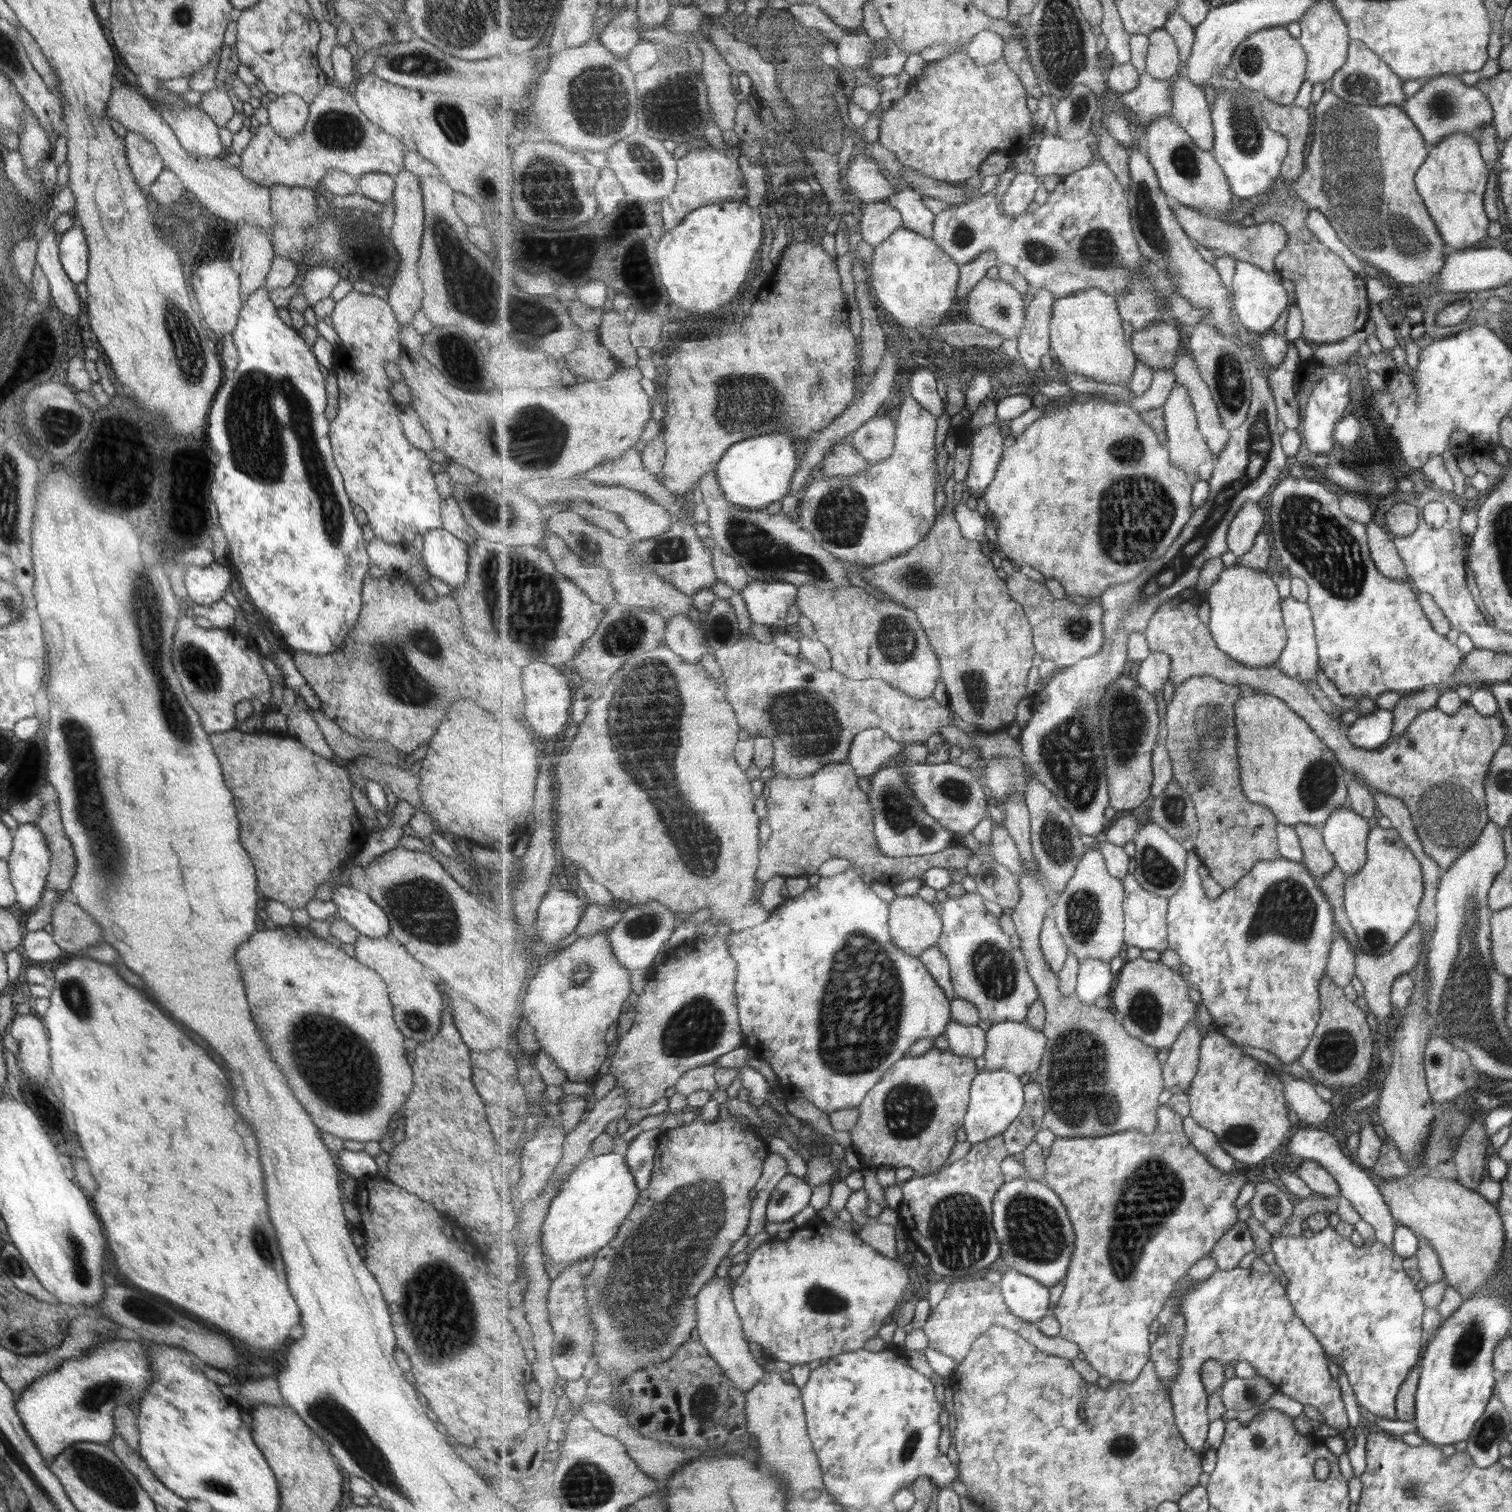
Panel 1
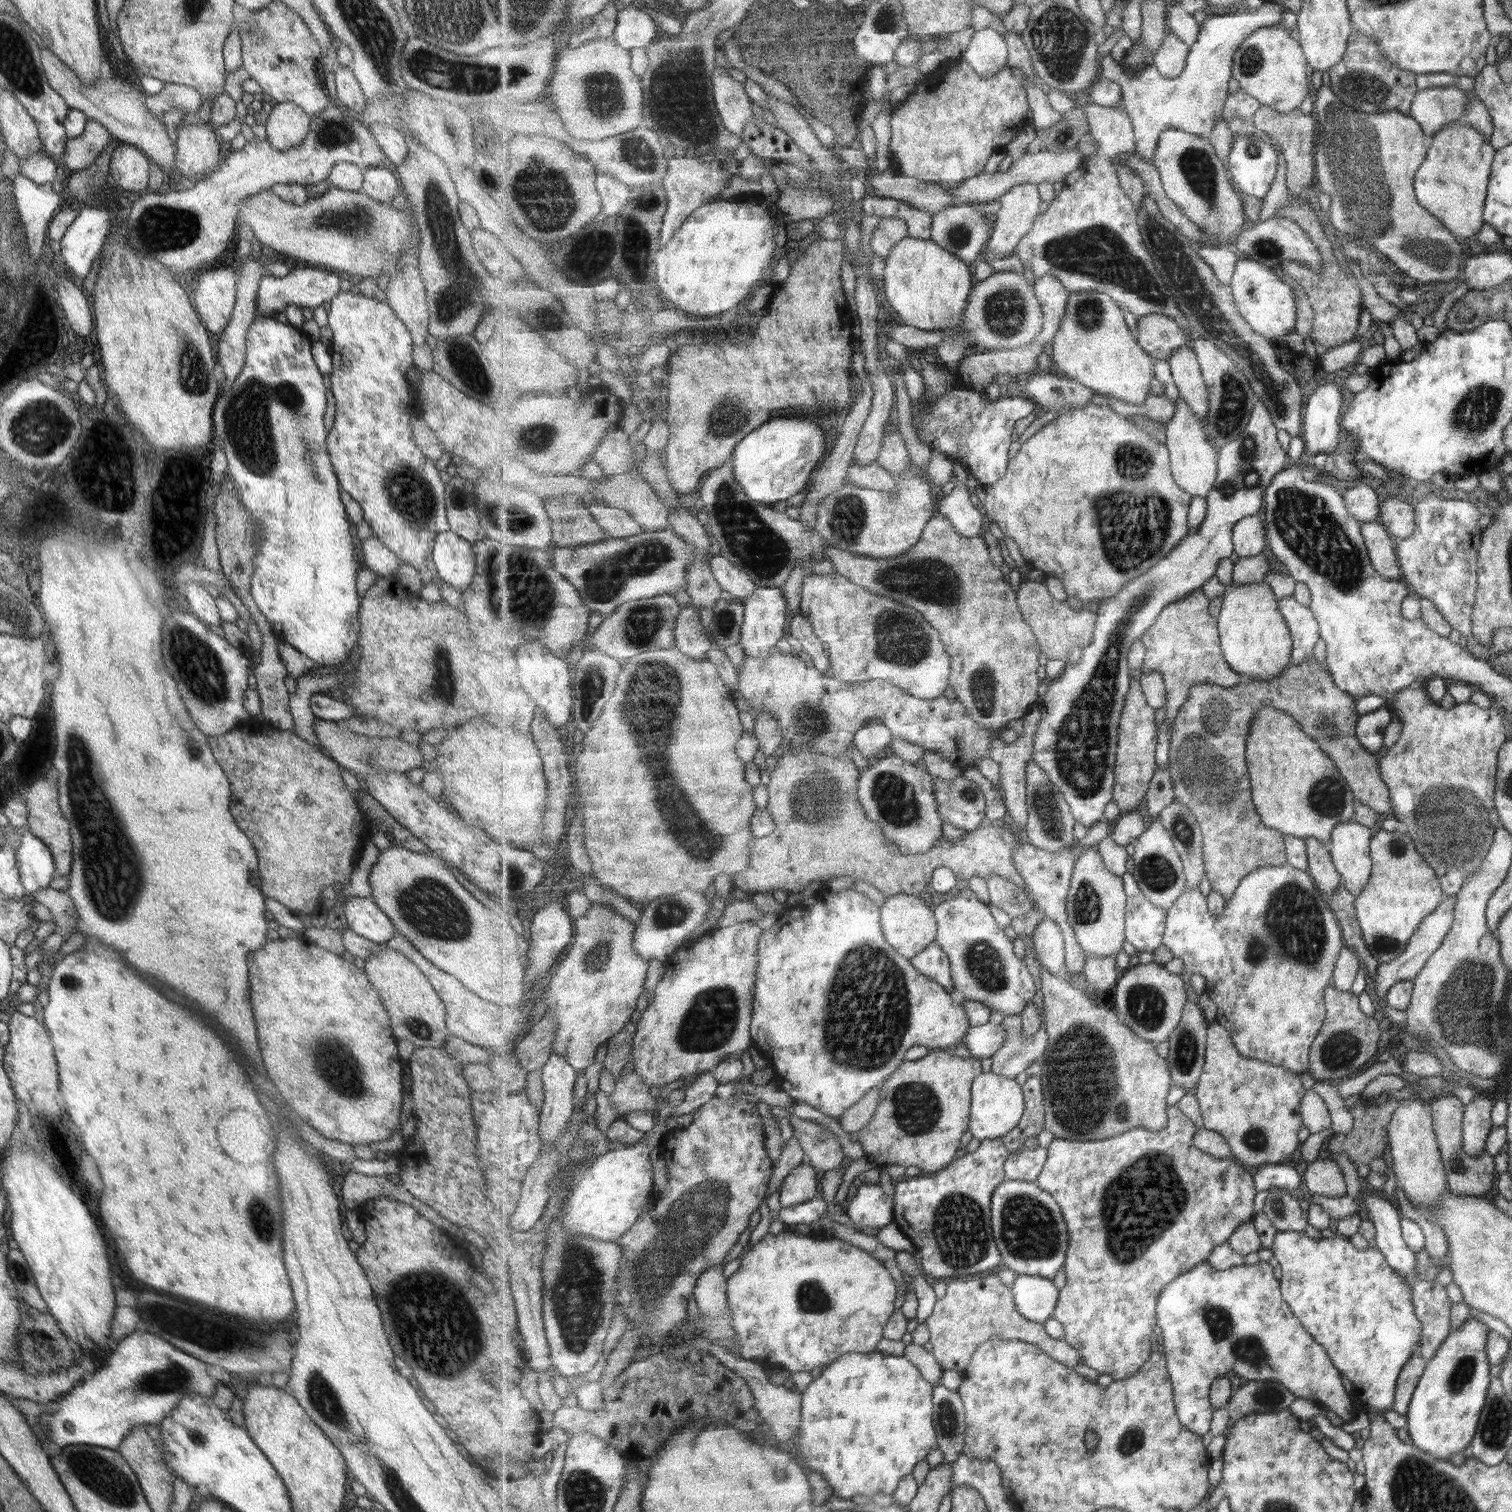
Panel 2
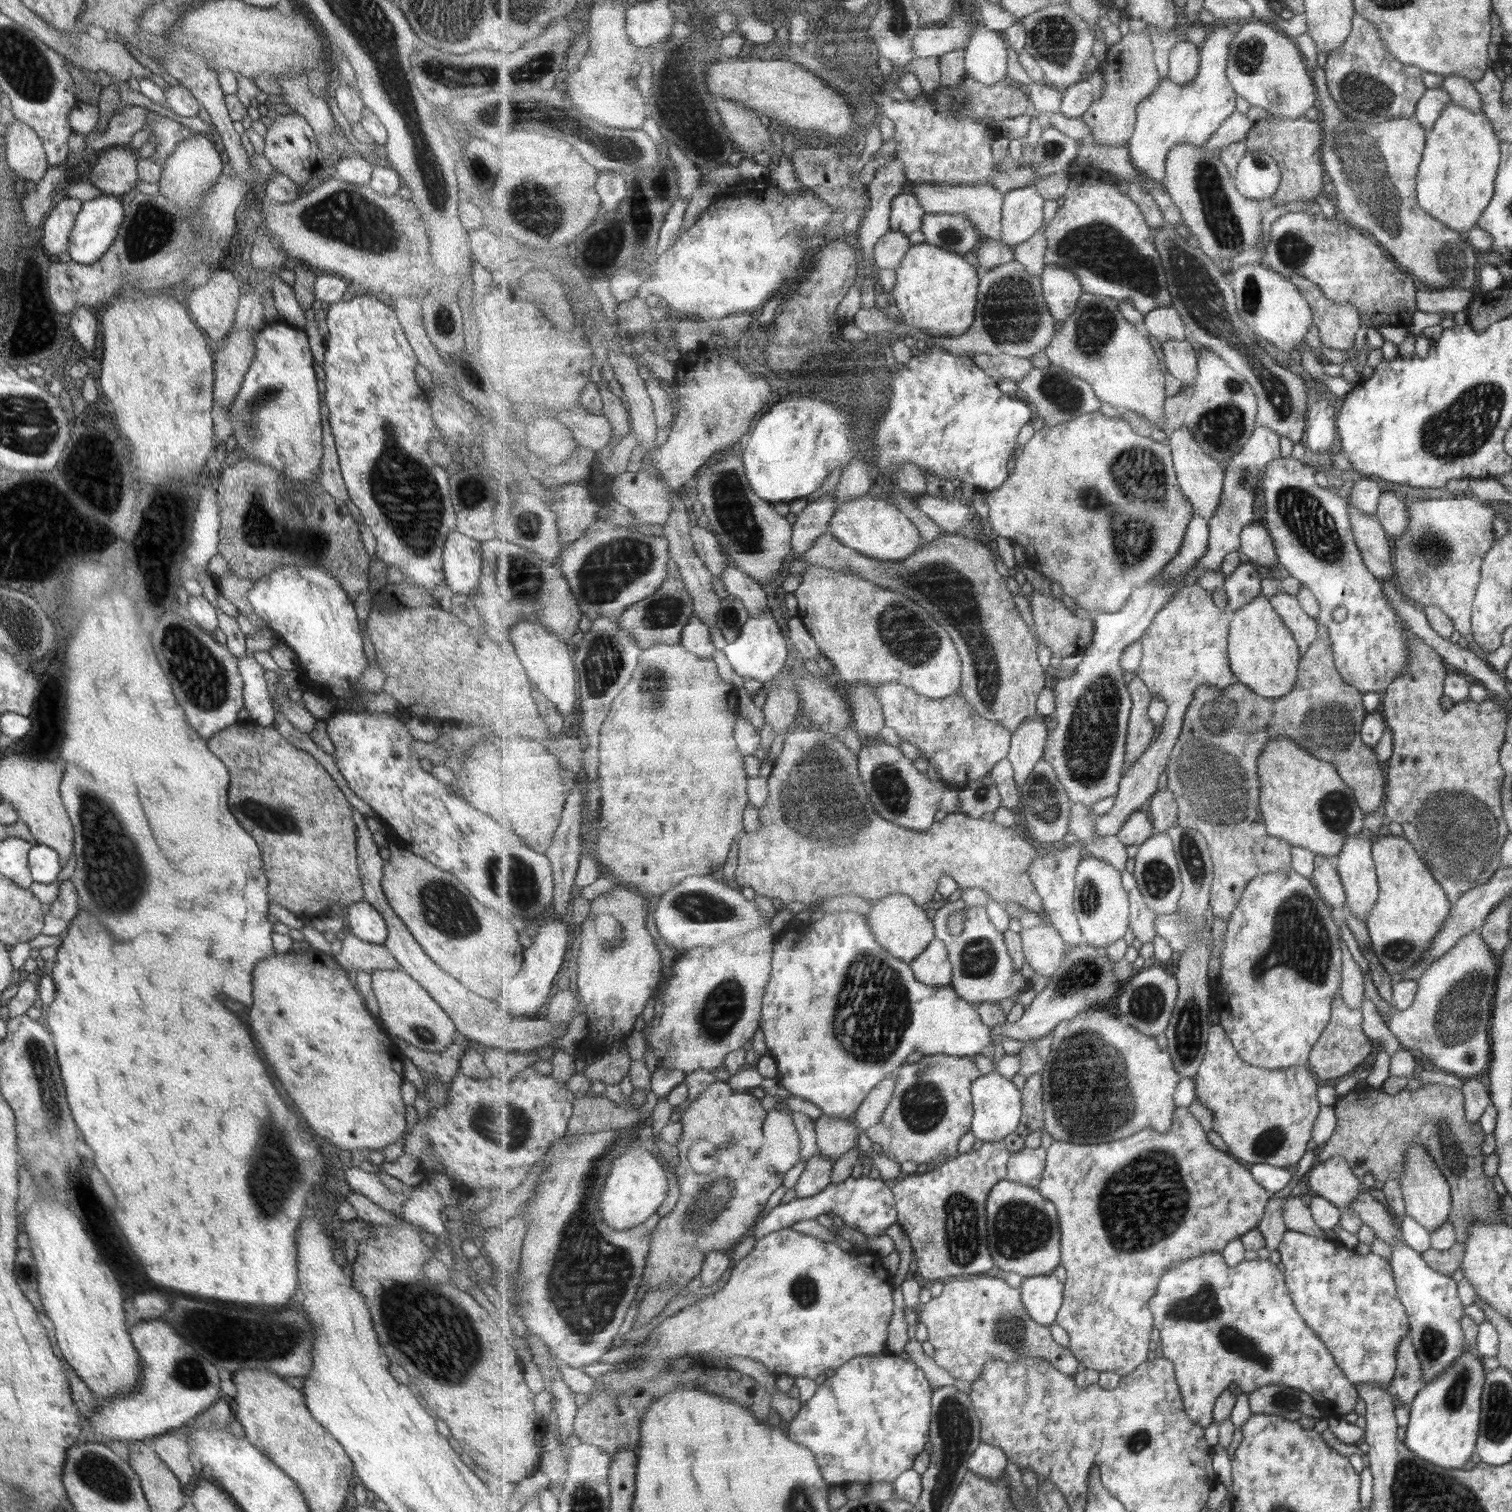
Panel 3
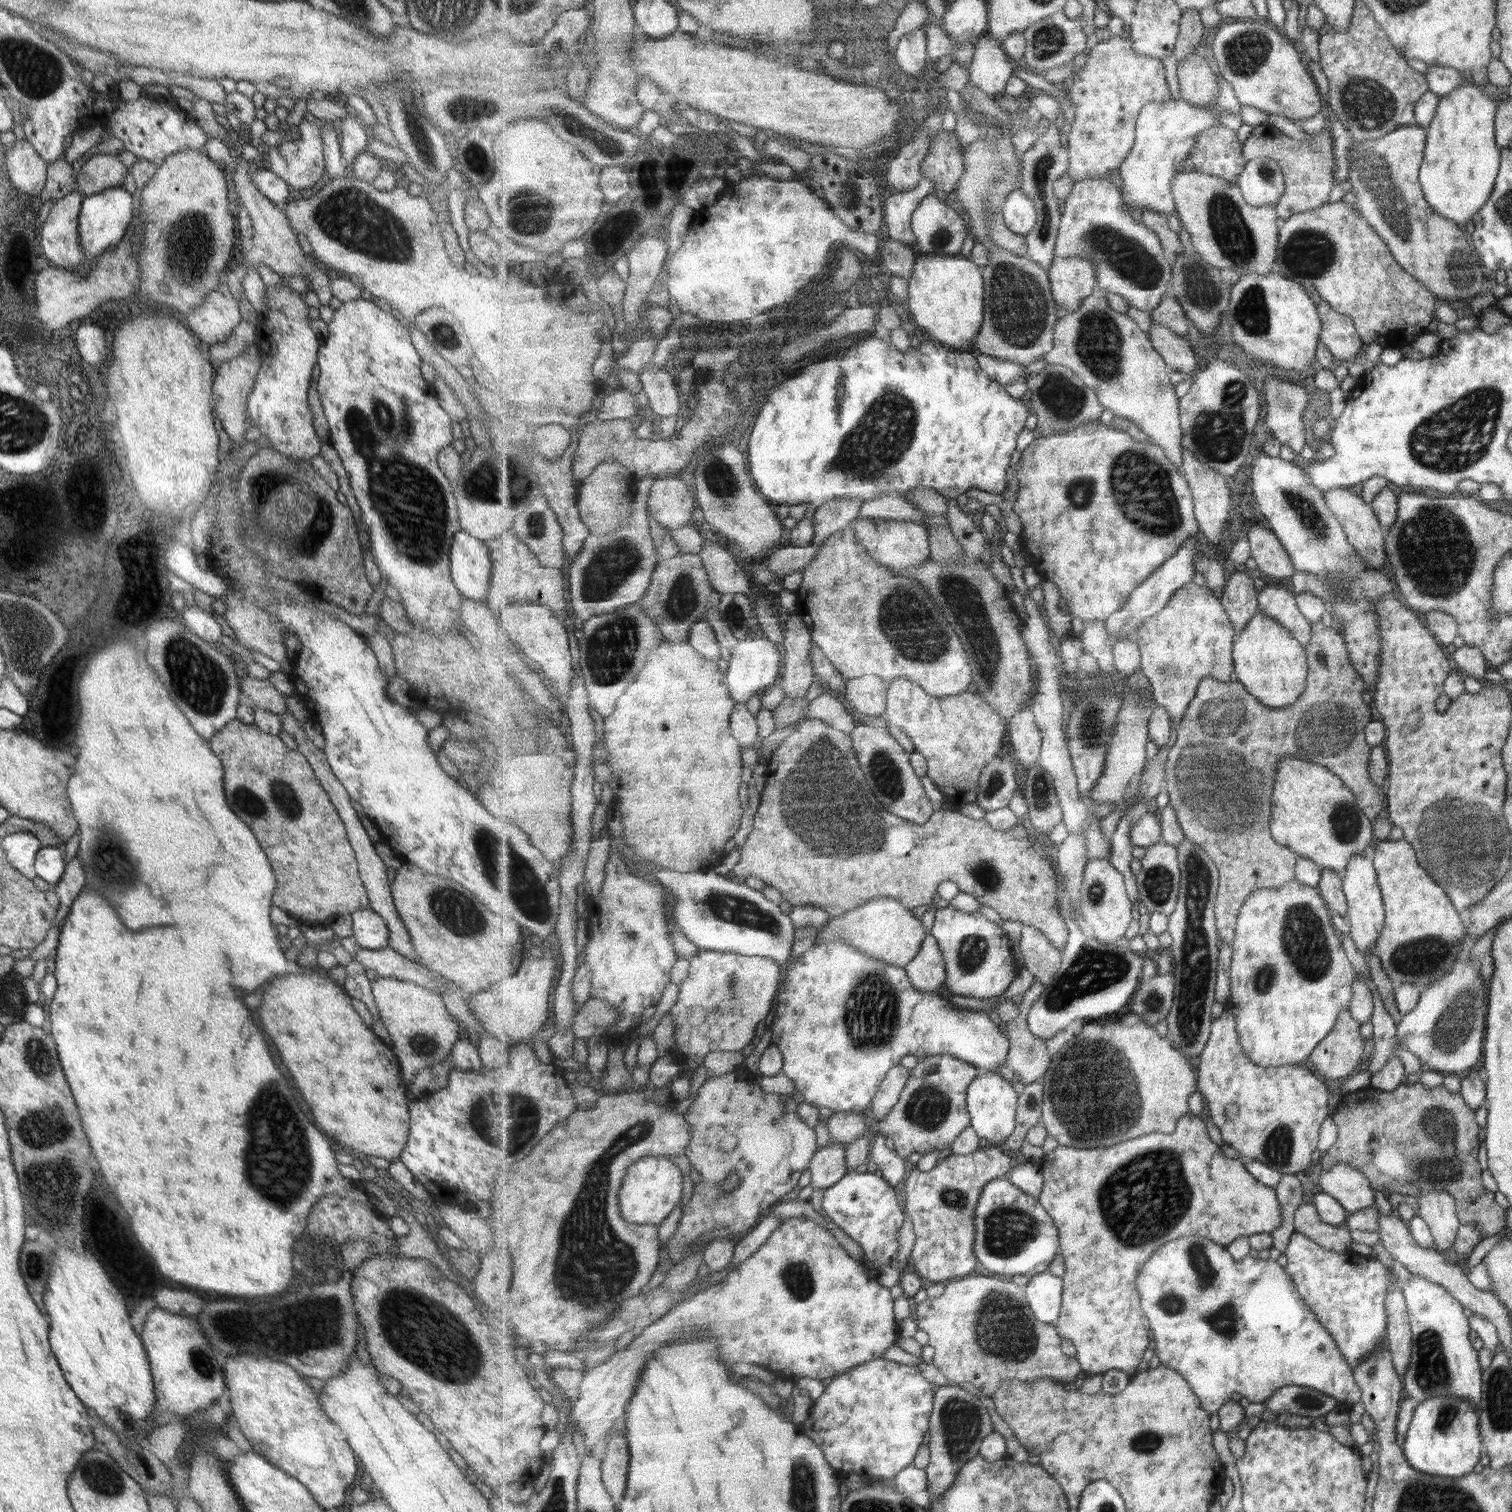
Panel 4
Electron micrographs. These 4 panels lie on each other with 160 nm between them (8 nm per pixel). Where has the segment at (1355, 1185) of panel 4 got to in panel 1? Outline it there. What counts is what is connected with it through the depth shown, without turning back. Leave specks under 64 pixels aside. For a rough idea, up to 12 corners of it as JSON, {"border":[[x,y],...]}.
{"border":[[1299,1161],[1296,1175],[1313,1194],[1331,1198],[1339,1186],[1320,1164]]}

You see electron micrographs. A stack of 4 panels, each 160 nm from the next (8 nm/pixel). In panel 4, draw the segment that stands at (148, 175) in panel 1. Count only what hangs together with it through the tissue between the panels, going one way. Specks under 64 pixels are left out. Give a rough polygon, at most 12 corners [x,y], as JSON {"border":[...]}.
{"border":[[111,154],[93,155],[75,175],[87,197],[123,186],[126,166]]}

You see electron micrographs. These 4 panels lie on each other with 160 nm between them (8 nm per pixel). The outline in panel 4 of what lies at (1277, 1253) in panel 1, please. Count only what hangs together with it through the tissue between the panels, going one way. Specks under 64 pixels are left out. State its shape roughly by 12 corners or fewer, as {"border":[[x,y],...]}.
{"border":[[1291,1230],[1285,1267],[1351,1368],[1385,1347],[1389,1269]]}

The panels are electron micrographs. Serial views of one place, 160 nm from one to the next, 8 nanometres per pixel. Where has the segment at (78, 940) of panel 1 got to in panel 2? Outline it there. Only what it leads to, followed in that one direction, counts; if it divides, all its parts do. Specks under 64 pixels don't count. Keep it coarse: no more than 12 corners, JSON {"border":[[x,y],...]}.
{"border":[[47,887],[30,898],[46,906],[55,932],[36,949],[58,950],[76,932],[77,913],[70,896]]}

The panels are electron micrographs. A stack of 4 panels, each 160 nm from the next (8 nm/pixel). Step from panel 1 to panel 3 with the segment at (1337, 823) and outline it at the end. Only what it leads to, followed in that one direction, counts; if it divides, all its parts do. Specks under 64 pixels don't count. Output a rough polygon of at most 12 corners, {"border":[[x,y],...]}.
{"border":[[1347,836],[1336,871],[1364,923],[1378,895],[1372,841]]}

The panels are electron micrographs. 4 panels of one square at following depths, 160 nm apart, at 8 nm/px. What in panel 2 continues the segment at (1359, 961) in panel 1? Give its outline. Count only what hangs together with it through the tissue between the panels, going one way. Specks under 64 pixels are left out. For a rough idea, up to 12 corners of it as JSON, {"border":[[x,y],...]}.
{"border":[[1442,895],[1405,950],[1377,963],[1368,990],[1382,1000],[1411,981],[1439,948],[1452,923],[1455,895]]}

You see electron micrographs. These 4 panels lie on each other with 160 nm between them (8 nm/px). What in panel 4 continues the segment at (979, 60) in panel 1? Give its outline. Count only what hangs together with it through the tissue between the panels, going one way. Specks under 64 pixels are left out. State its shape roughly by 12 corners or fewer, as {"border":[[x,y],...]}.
{"border":[[982,35],[969,86],[1005,95],[1017,67],[1003,44]]}

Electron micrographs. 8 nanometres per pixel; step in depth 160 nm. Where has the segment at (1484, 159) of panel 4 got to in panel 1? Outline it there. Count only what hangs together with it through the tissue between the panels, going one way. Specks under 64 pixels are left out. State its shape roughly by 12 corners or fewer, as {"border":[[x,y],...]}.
{"border":[[1475,138],[1428,147],[1417,194],[1447,250],[1487,234]]}

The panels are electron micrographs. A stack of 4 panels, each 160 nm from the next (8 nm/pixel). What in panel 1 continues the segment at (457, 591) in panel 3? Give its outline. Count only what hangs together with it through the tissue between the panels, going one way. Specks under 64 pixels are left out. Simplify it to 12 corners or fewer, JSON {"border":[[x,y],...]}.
{"border":[[442,528],[424,532],[428,574],[452,590],[466,580],[466,544]]}

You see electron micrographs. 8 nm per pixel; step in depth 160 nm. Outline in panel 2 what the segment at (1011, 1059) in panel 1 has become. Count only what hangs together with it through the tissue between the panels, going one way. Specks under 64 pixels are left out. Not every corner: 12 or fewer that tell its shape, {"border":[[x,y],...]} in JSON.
{"border":[[1022,1015],[1001,1022],[1007,1040],[992,1072],[1015,1079],[1041,1062],[1049,1044],[1046,1023],[1026,1036]]}

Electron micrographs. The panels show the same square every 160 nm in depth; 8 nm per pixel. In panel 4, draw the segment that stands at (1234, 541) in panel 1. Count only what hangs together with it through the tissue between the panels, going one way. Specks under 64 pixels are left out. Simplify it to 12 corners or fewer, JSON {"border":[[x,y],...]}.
{"border":[[1252,524],[1247,538],[1261,574],[1295,574],[1288,550],[1268,526]]}

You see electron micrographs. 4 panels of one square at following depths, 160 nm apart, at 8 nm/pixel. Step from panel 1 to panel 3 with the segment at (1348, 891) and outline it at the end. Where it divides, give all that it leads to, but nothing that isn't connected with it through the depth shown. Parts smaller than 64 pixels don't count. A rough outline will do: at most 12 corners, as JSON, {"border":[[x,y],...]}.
{"border":[[1375,836],[1365,922],[1391,976],[1424,956],[1451,906],[1403,836]]}

